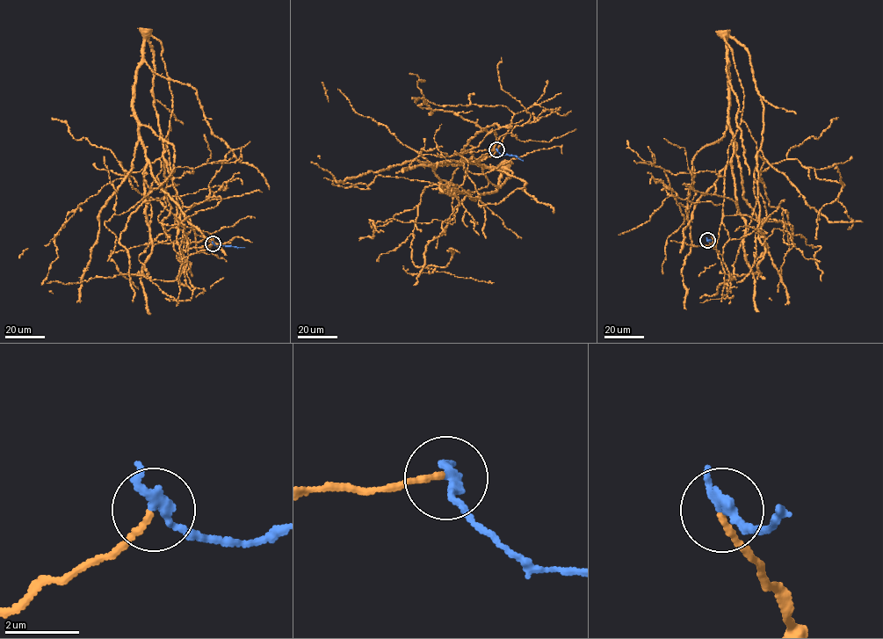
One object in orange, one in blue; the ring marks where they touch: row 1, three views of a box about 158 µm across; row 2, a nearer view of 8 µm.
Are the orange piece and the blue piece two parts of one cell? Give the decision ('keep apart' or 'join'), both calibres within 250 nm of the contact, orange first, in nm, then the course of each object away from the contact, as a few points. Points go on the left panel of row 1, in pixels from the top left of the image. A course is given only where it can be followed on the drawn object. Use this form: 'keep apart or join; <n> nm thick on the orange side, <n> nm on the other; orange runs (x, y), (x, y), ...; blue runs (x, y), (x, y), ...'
keep apart; 160 nm thick on the orange side, 240 nm on the other; orange runs (213, 244), (188, 256), (166, 137), (172, 96), (148, 35), (147, 65), (196, 90), (211, 132), (269, 189); blue runs (213, 244), (244, 248)

